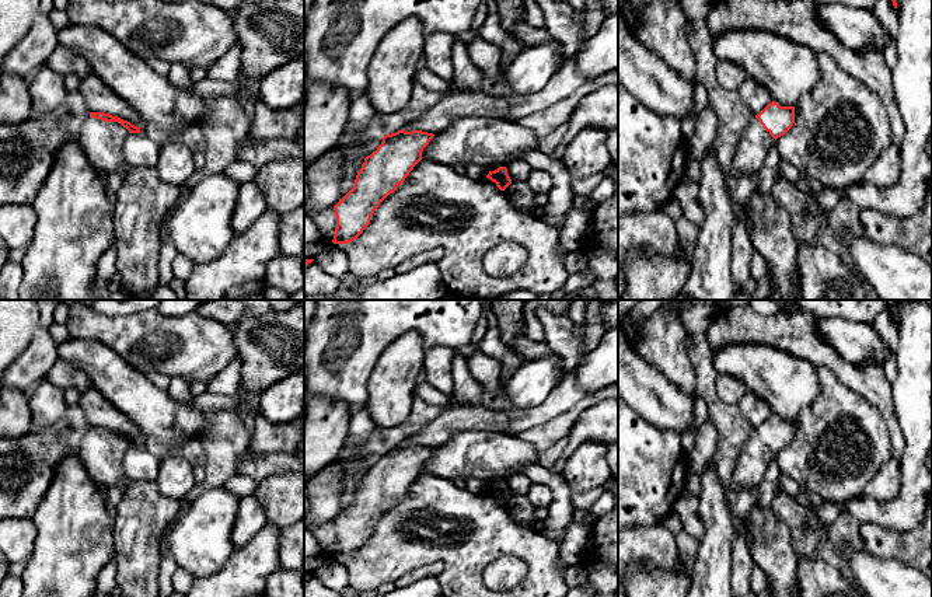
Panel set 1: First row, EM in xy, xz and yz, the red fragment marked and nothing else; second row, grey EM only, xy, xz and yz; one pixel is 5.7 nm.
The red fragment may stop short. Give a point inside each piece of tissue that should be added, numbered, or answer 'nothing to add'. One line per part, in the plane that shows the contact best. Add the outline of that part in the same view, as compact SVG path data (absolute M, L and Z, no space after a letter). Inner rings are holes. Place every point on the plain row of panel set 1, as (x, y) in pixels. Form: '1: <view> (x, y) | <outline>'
1: xy (101, 456) | M88 432L77 455L88 475L109 488L122 481L130 483L122 465L128 450L129 444L118 436Z

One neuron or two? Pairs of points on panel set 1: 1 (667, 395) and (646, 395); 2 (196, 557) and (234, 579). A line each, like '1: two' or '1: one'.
1: one
2: two

